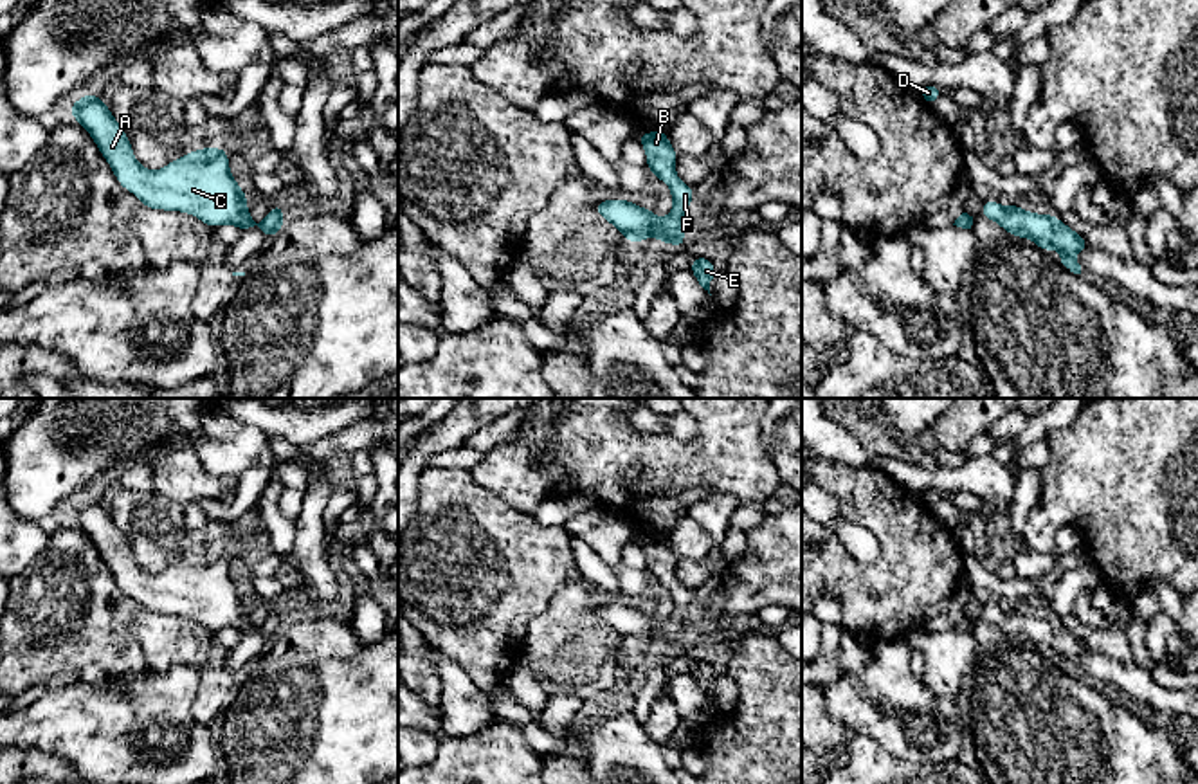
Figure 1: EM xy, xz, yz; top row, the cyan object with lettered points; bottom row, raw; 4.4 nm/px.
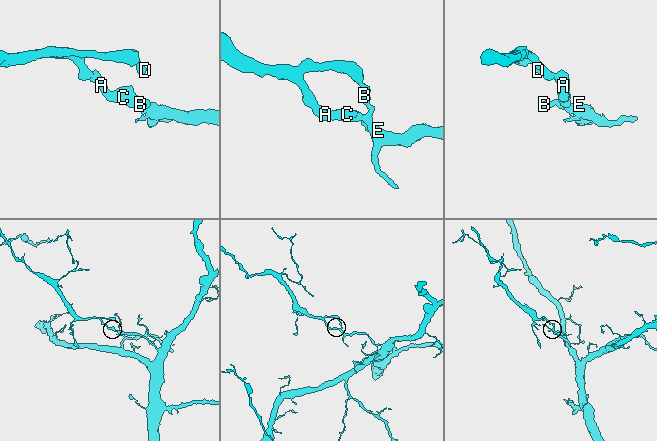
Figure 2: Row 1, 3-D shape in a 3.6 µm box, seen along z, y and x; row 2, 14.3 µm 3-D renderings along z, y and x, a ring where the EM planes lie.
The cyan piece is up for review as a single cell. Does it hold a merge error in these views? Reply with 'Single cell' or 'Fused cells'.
Single cell

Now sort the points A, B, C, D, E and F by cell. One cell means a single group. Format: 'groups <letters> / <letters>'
groups A B C D E F

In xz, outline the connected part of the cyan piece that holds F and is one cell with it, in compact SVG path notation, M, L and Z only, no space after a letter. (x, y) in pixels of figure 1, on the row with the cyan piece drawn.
M643 132L638 139L647 153L647 168L672 191L672 213L667 218L658 218L654 211L620 198L600 200L594 211L613 223L629 243L641 243L649 236L656 236L658 242L683 247L688 243L683 227L694 200L694 187L676 175L679 155L672 150L667 132Z

